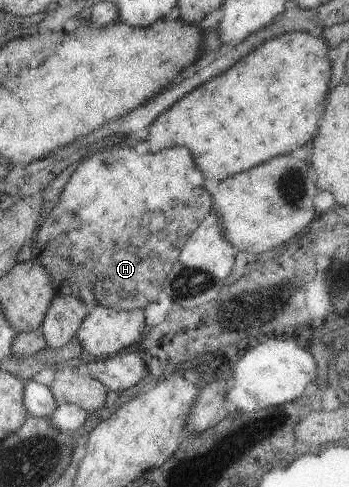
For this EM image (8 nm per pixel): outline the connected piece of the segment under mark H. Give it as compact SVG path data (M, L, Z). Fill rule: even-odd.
M107 146L104 151L94 153L92 157L84 159L76 169L72 172L62 191L54 199L54 205L46 213L46 217L40 221L40 227L34 235L31 242L36 261L46 269L46 273L50 275L50 285L56 294L70 295L76 297L78 301L83 301L90 309L93 306L111 306L112 309L144 309L145 305L152 302L161 290L162 282L166 277L166 273L170 271L174 261L176 261L180 248L186 243L188 236L198 227L198 224L211 209L210 196L206 193L203 186L203 175L196 167L192 154L185 147L172 146L161 149L156 153L148 151L143 154L134 153L134 149L130 147Z

